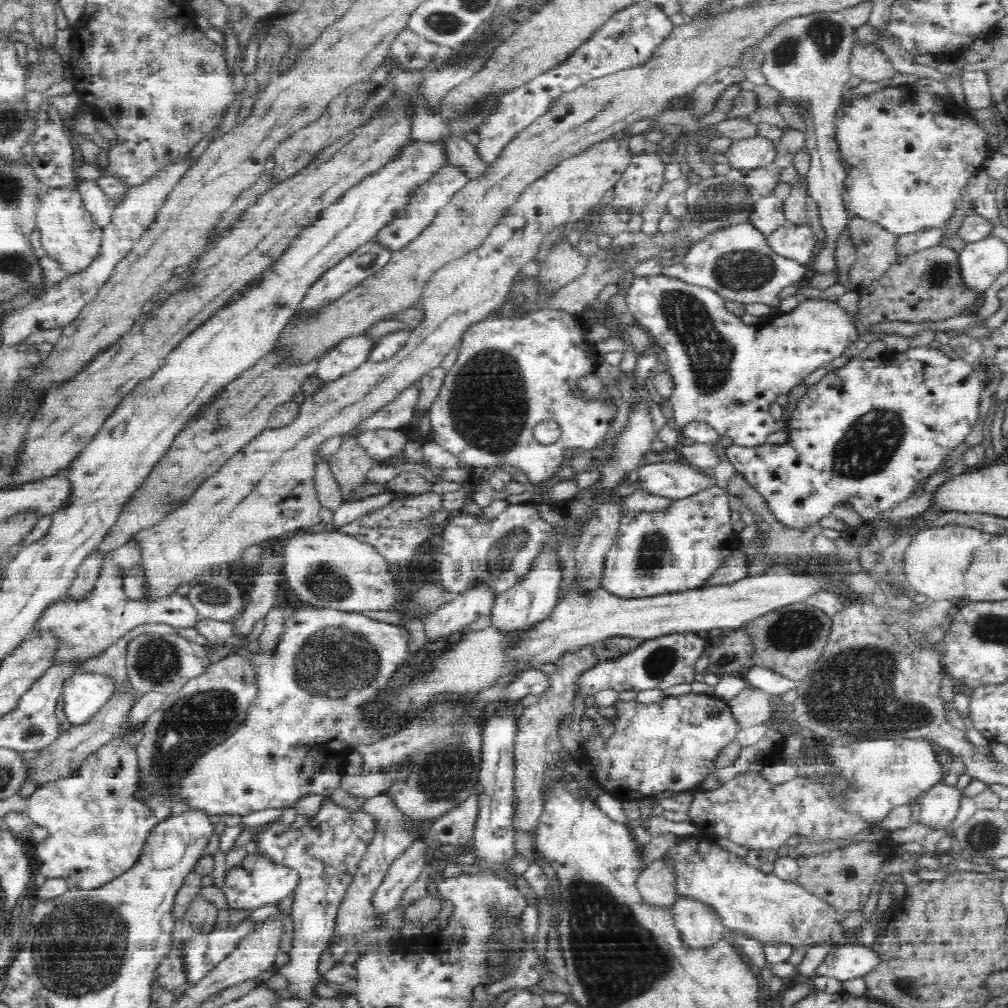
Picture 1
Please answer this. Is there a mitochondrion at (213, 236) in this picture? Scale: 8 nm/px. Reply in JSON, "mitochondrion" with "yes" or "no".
{"mitochondrion":"no"}

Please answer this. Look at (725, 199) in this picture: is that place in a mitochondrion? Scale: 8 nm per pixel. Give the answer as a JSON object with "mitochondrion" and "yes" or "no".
{"mitochondrion":"yes"}

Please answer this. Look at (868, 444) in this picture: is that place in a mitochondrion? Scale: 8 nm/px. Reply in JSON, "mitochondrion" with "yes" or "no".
{"mitochondrion":"yes"}

